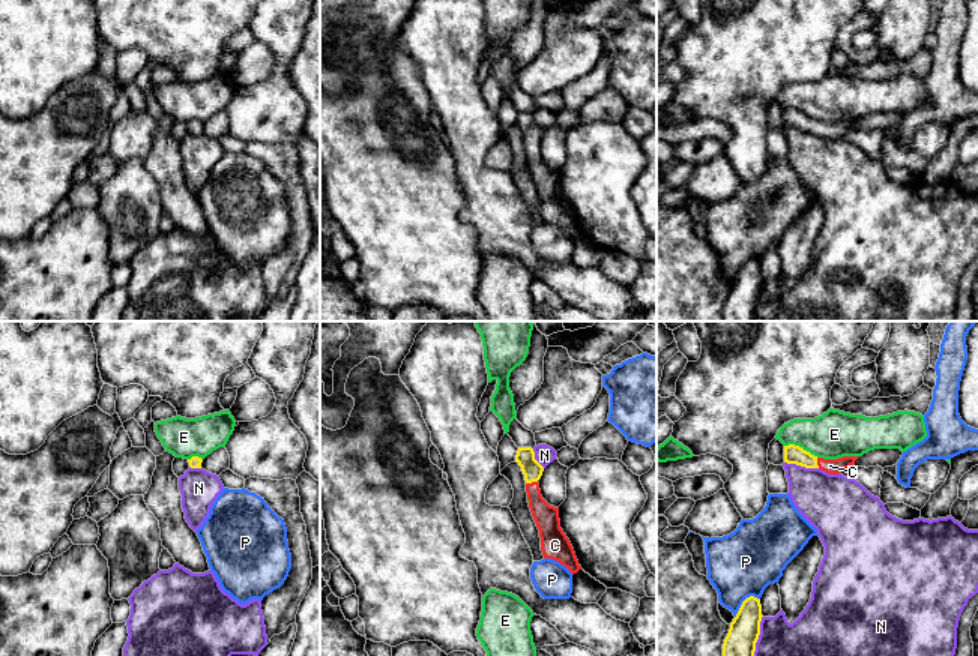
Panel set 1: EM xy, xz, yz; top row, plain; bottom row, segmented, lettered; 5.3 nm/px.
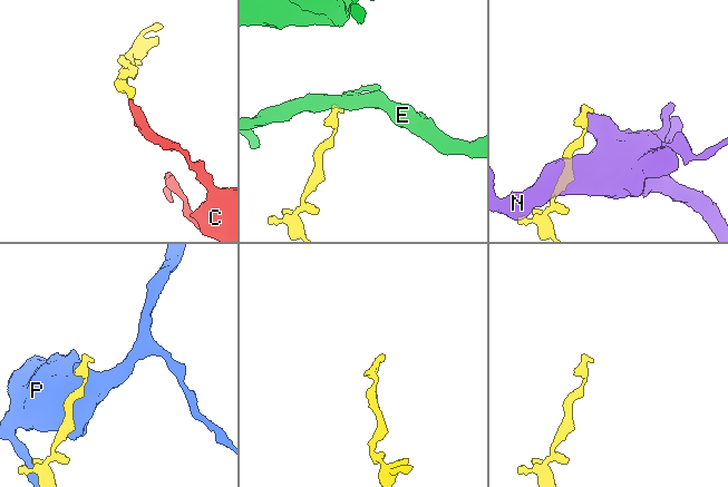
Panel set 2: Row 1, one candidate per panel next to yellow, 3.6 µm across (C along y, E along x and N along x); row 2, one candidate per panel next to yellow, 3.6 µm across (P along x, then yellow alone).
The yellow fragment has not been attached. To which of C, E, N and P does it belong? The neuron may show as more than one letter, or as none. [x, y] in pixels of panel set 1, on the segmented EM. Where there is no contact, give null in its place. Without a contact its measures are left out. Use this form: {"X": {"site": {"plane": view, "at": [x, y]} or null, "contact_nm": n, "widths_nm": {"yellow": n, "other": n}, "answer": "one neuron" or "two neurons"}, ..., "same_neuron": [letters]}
{"C": {"site": {"plane": "xz", "at": [531, 482]}, "contact_nm": 70, "widths_nm": {"yellow": 110, "other": 130}, "answer": "one neuron"}, "E": {"site": {"plane": "yz", "at": [801, 448]}, "contact_nm": 200, "widths_nm": {"yellow": 100, "other": 260}, "answer": "two neurons"}, "N": {"site": {"plane": "yz", "at": [801, 466]}, "contact_nm": 190, "widths_nm": {"yellow": 100, "other": 300}, "answer": "two neurons"}, "P": {"site": {"plane": "yz", "at": [742, 602]}, "contact_nm": 170, "widths_nm": {"yellow": 160, "other": 360}, "answer": "two neurons"}, "same_neuron": ["C"]}

